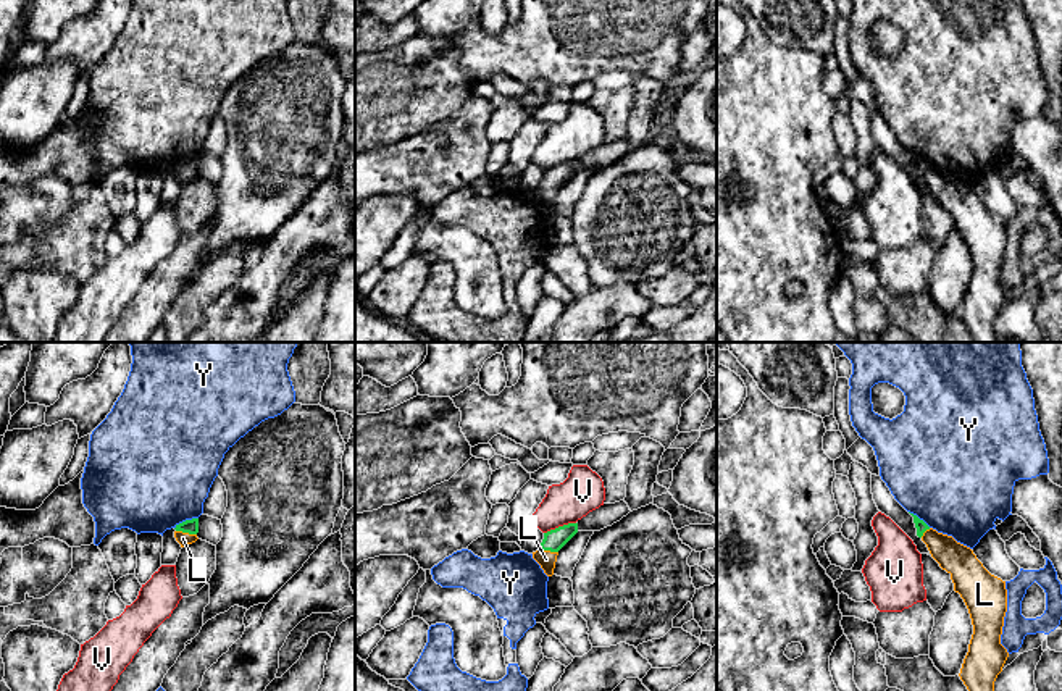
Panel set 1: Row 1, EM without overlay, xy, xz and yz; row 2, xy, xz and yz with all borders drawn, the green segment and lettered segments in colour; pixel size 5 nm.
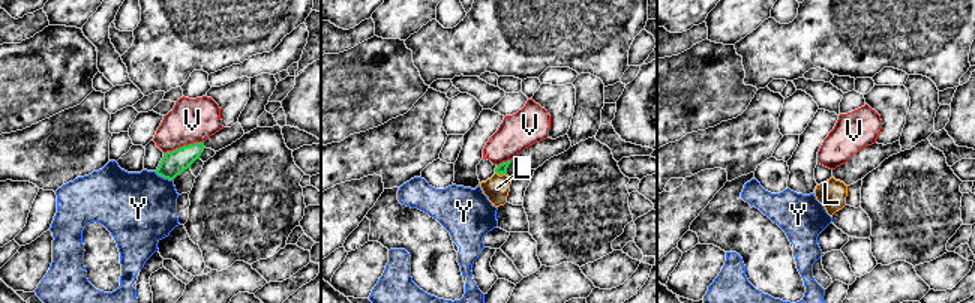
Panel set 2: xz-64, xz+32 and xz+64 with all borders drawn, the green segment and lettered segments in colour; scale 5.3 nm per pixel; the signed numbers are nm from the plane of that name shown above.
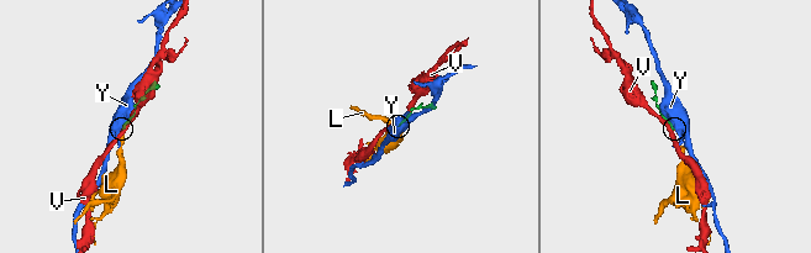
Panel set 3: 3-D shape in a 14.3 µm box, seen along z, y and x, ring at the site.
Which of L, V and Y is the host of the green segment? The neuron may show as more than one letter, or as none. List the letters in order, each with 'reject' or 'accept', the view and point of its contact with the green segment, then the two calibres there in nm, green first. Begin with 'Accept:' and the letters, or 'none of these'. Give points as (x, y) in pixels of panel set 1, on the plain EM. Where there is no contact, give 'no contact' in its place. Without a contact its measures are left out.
Accept: L
L: accept | xy (186, 170) | 70/60 nm
V: reject | xz (559, 165) | 110/220 nm
Y: reject | xy (186, 159) | 70/500 nm

